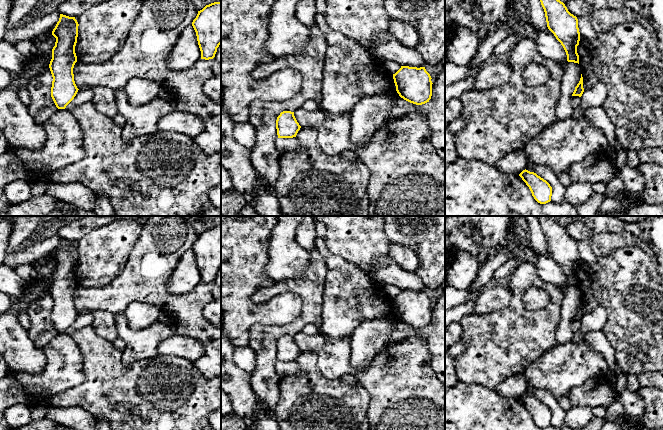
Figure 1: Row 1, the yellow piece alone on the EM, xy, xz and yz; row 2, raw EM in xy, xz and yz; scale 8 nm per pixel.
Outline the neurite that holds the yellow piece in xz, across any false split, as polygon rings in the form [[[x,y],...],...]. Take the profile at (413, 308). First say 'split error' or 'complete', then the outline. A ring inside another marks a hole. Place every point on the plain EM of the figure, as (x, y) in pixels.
complete | [[[401,290],[393,298],[393,303],[397,317],[404,324],[416,329],[422,329],[431,323],[433,307],[425,291]]]

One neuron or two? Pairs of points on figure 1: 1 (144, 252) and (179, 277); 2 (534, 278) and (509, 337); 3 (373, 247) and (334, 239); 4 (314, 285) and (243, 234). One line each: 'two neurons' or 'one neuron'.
1: two neurons
2: one neuron
3: one neuron
4: two neurons

